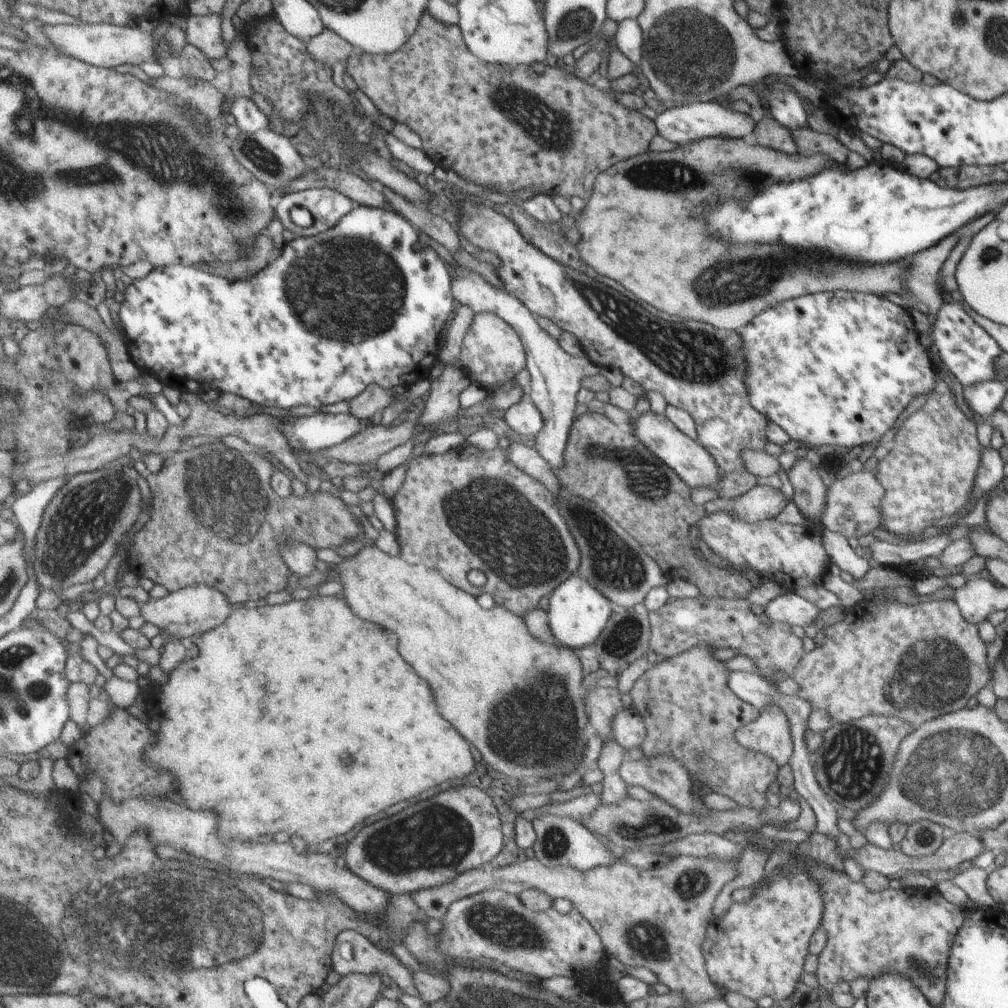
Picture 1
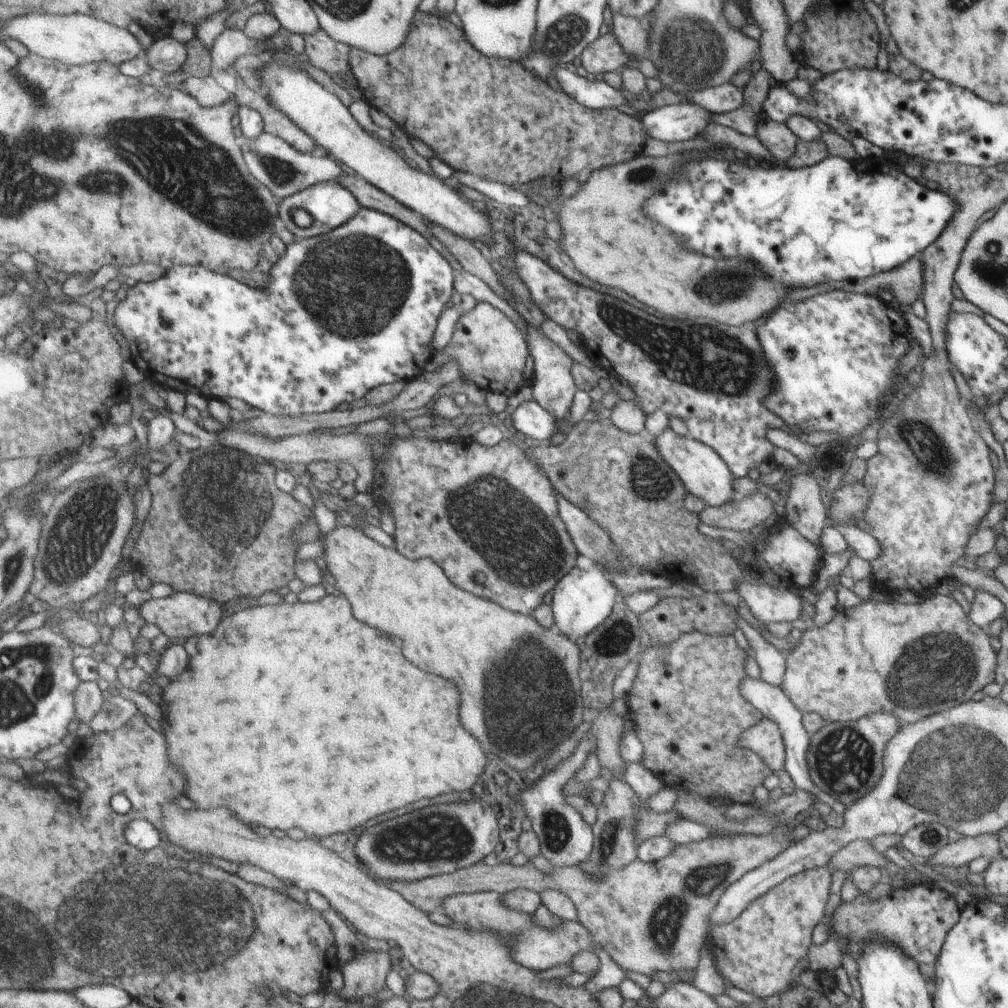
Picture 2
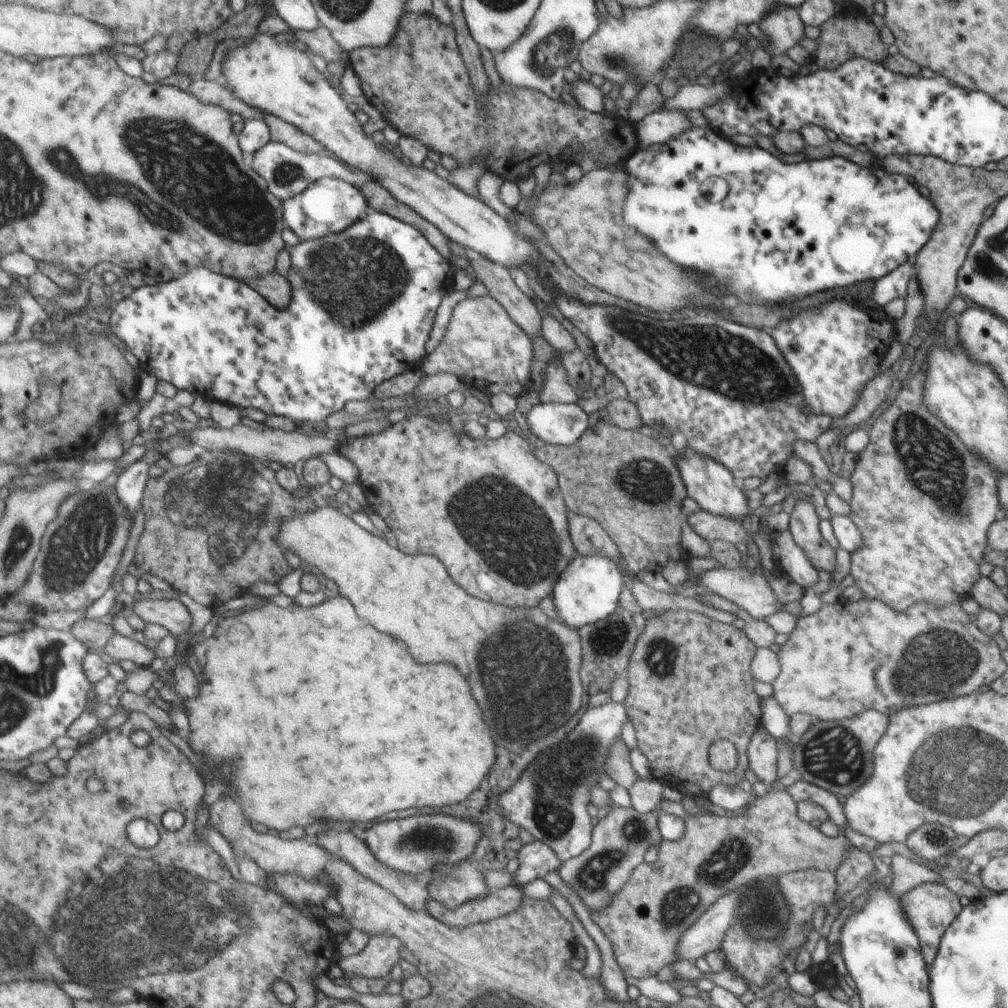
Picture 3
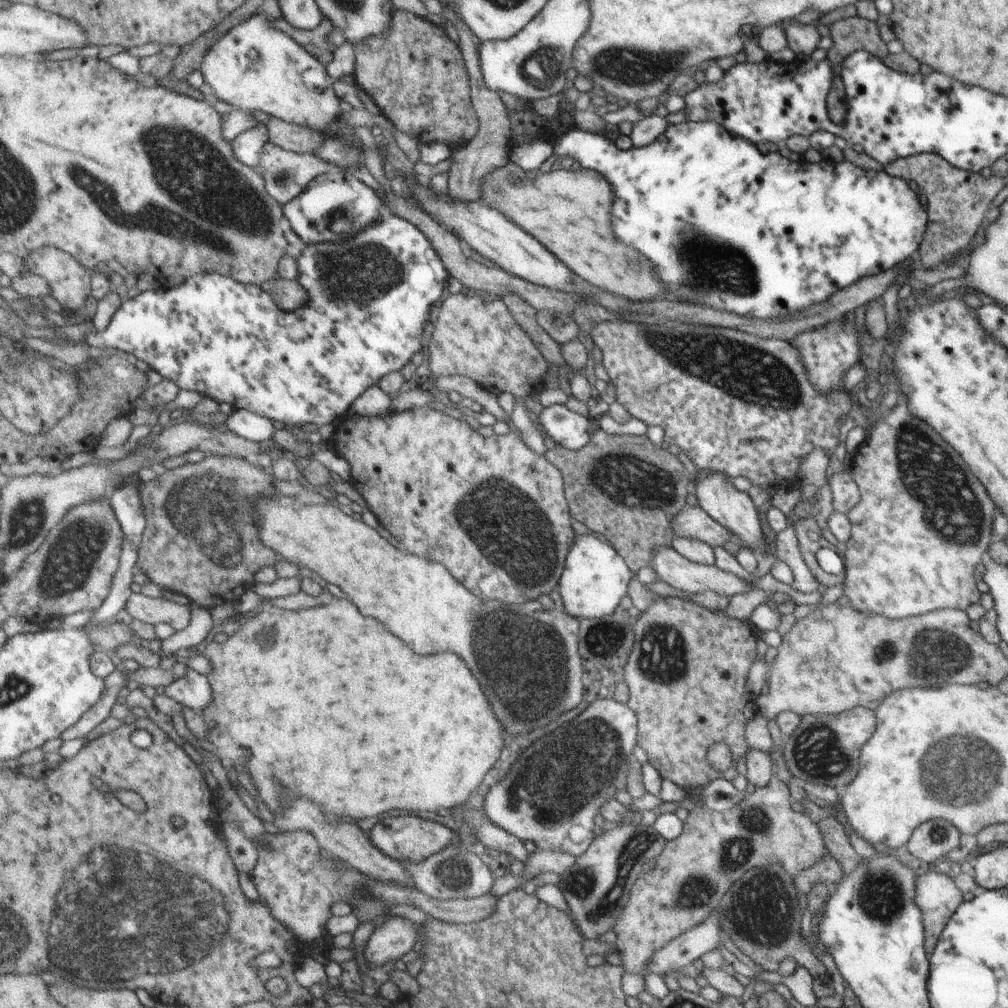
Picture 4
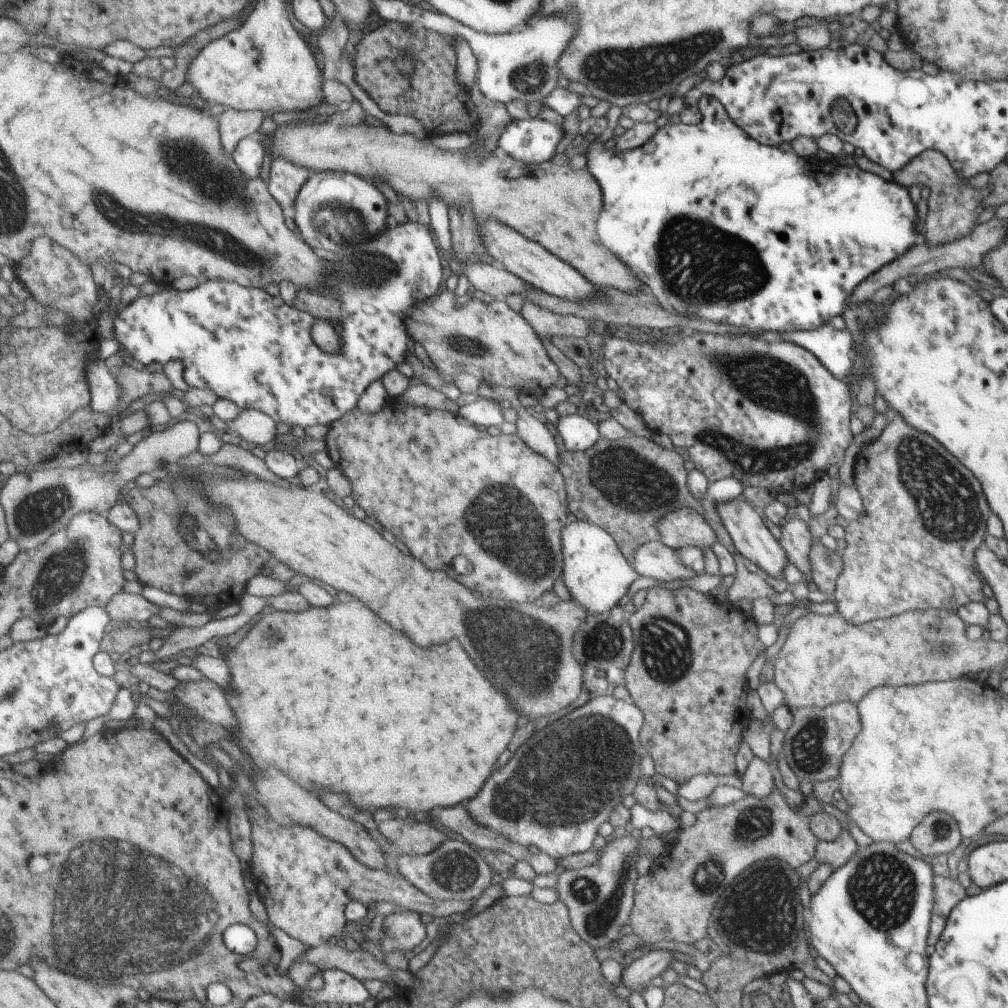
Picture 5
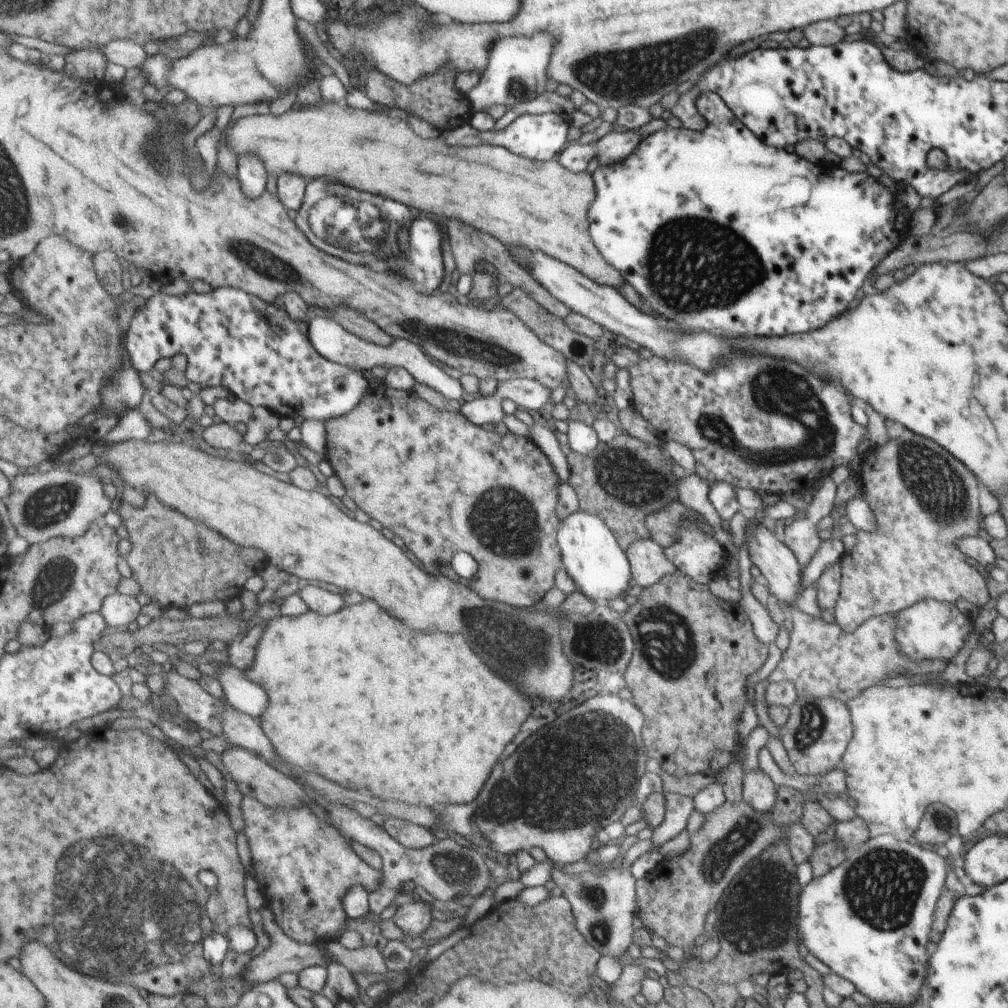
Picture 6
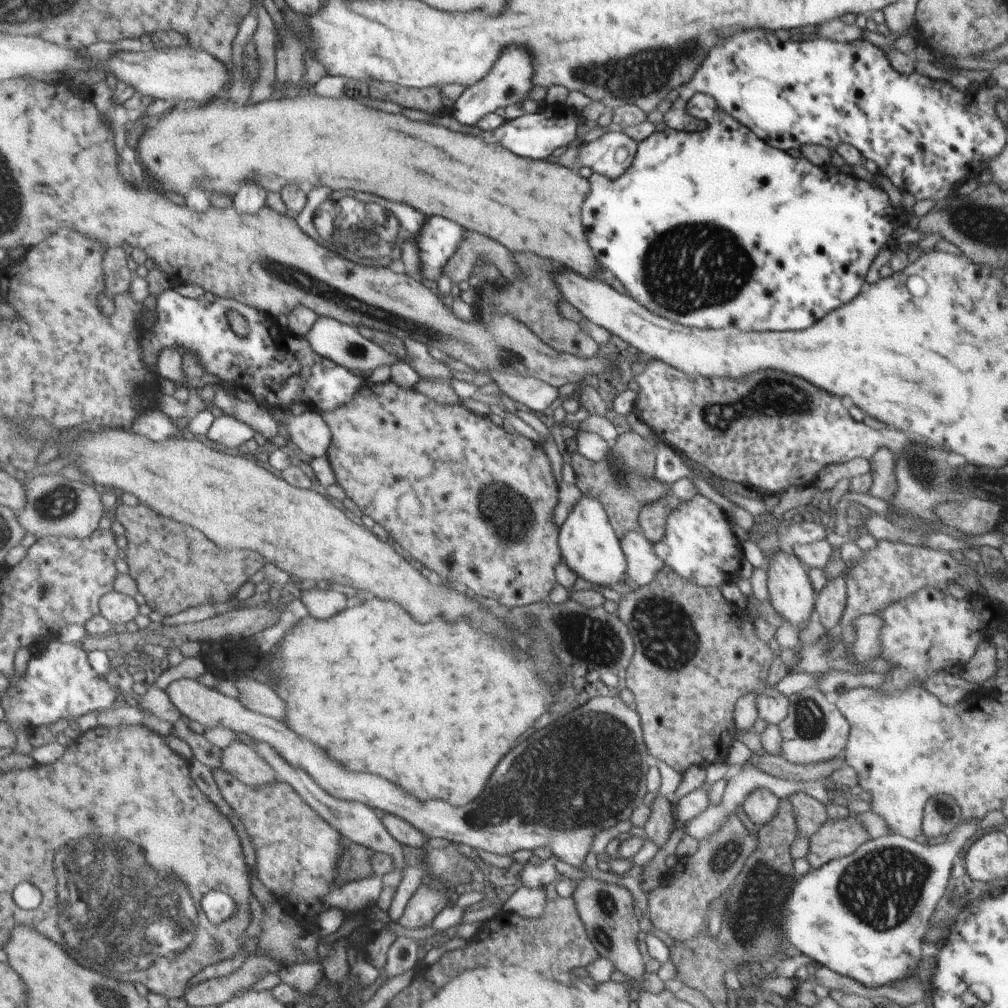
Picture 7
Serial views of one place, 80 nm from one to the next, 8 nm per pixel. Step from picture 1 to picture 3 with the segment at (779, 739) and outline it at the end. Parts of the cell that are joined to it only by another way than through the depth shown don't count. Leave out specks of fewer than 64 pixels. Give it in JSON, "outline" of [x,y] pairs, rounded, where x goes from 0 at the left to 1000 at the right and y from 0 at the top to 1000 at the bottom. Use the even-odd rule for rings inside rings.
{"outline":[[[753,723],[744,734],[740,752],[743,764],[750,768],[757,777],[765,778],[770,774],[771,740],[769,733],[761,725]]]}

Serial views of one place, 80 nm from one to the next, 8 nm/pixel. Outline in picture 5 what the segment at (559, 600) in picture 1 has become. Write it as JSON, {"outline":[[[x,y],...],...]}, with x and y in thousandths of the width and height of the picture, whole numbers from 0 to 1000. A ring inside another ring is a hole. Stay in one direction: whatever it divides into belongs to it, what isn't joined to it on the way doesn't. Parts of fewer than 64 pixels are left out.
{"outline":[[[579,512],[558,526],[559,571],[557,572],[565,594],[582,609],[596,609],[606,605],[615,597],[622,581],[633,572],[618,552],[610,538],[592,520],[583,520]]]}

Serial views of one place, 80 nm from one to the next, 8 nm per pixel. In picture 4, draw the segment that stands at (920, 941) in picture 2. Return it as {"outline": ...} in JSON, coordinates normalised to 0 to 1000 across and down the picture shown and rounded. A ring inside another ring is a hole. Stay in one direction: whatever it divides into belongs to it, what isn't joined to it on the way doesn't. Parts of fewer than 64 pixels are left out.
{"outline":[[[926,864],[911,869],[907,877],[907,896],[918,919],[918,941],[922,948],[943,909],[953,899],[954,886],[943,871]]]}

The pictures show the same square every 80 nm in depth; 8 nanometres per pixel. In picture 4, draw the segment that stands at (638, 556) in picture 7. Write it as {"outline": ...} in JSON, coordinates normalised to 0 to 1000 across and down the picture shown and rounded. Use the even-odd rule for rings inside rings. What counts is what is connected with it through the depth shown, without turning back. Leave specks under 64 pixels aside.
{"outline":[[[653,544],[649,548],[649,555],[643,562],[660,579],[682,587],[707,585],[723,595],[727,589],[747,584],[741,575],[725,567],[715,566],[708,560],[696,561],[686,558],[669,545]]]}

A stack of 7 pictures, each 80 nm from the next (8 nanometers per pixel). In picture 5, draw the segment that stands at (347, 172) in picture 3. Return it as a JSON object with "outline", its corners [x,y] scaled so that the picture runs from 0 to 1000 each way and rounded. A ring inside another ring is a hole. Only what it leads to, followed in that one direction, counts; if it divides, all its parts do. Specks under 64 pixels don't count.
{"outline":[[[275,154],[269,158],[266,188],[275,200],[285,208],[292,200],[302,183],[307,179],[307,169]]]}

